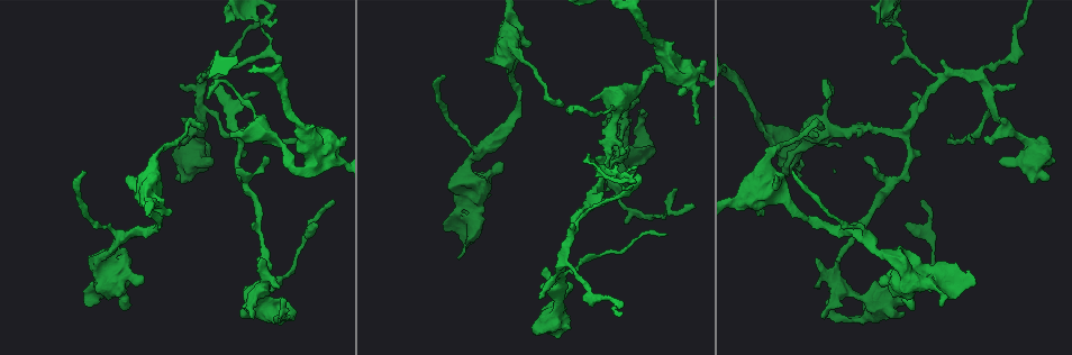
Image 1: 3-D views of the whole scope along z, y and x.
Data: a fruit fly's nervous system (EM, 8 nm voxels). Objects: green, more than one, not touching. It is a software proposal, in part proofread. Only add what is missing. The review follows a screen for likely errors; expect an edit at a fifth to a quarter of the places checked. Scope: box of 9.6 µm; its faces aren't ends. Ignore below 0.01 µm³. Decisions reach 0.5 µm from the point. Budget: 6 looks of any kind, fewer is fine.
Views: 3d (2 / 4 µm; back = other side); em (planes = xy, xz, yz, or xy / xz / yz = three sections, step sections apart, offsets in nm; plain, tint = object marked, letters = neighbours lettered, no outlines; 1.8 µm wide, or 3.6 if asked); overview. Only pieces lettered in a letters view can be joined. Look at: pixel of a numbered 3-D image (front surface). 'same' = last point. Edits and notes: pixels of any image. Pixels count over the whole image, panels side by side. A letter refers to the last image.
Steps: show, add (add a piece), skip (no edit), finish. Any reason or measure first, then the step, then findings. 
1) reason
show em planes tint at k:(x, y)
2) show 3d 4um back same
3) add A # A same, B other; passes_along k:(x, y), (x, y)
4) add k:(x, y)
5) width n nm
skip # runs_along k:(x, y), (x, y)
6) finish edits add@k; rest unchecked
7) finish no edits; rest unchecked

free end
show 3d 2um at 1:(253, 316)

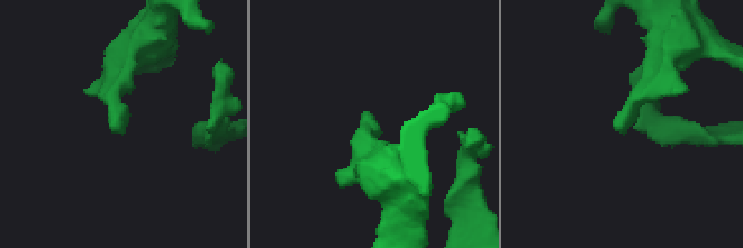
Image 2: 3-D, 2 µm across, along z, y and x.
show em xy step 8 letters at 2:(372, 118)

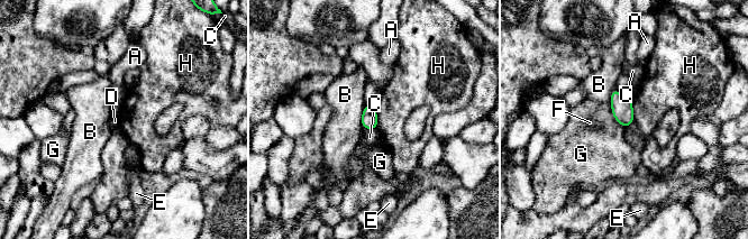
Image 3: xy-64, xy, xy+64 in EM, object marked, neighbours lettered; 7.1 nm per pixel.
width 110 nm
skip # A other, B other, C other, D other, E other, F other, G other, H other; border 3:(631, 99), (634, 121); no lettered piece goes on from it

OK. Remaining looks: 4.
branch stops here
show 3d 4um at 1:(83, 171)

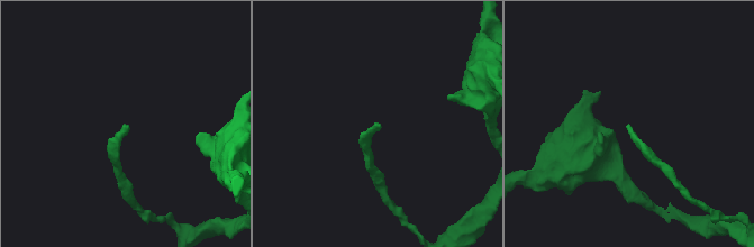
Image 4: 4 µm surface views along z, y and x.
shape alone is not enough
show em planes letters at 4:(628, 127)

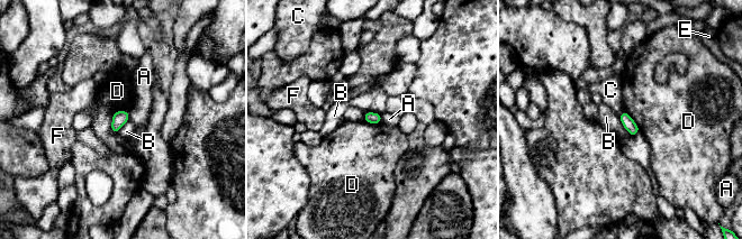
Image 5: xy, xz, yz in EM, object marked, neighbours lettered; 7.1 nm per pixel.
longest_contact D 190 nm
skip # A other, B other, C other, D other, E other, F other; border 5:(618, 116), (623, 127), (631, 135); no lettered piece goes on from it

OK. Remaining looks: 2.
finish no edits; rest unchecked

